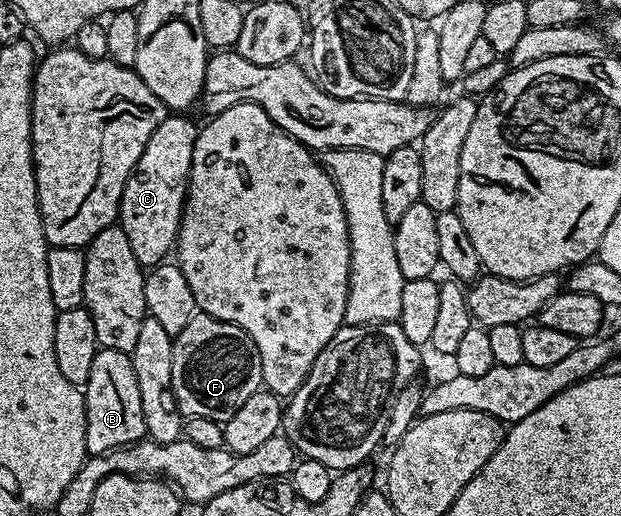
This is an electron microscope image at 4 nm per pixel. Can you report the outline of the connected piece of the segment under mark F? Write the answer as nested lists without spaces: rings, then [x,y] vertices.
[[[199,312],[174,338],[172,388],[186,418],[207,418],[224,424],[261,386],[262,365],[256,344],[236,324]]]

